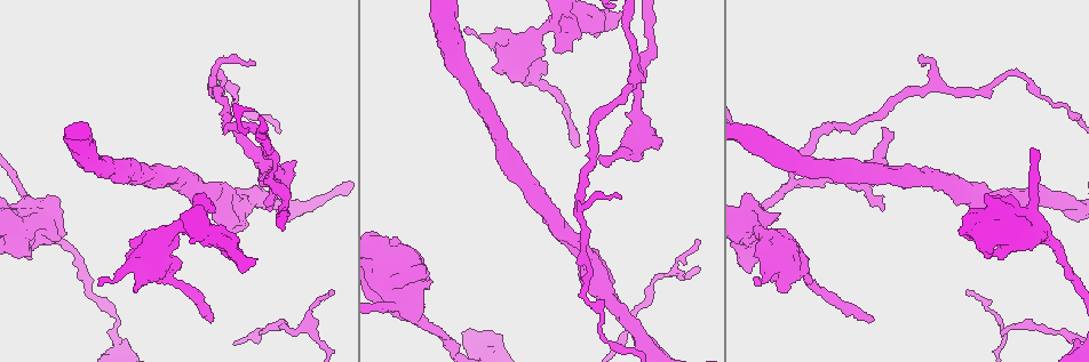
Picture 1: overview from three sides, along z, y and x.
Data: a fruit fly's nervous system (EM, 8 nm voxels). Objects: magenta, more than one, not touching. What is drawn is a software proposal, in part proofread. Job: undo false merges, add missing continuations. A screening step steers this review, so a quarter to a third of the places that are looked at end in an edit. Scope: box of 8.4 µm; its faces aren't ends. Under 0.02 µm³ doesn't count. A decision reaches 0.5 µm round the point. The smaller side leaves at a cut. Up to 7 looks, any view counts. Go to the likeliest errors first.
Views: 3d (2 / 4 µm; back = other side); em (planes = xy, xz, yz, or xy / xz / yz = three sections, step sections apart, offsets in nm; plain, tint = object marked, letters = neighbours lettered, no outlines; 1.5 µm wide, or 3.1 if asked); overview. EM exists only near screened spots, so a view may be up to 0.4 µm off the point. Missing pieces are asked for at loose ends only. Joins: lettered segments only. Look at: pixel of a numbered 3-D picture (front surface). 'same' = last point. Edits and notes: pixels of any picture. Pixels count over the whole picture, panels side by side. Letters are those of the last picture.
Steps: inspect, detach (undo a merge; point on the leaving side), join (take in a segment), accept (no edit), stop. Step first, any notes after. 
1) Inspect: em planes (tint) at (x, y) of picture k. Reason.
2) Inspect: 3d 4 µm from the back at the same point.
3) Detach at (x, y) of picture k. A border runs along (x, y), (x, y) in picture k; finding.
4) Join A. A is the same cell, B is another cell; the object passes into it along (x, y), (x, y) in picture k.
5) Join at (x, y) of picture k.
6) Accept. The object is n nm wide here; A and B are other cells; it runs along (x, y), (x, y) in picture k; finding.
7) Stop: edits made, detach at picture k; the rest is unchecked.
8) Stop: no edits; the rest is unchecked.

Inspect: em xz step 8 (tint) at (273, 181) of picture 1. Narrows sharply.

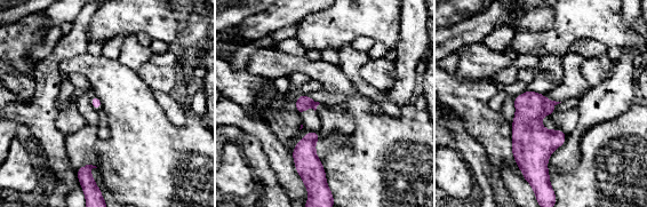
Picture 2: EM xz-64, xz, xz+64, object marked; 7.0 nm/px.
Inspect: em planes (letters) at the same point.

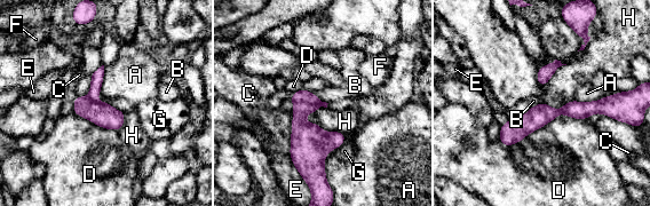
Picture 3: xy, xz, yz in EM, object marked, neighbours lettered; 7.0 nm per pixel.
Detach at (97, 77) of picture 3. A, B, C, D, E, F, G and H are other cells; a border runs along (88, 96), (95, 101) in picture 3; two neurons meet here.

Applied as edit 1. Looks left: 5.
Inspect: em planes (tint) at (576, 145) of picture 1. Free end.

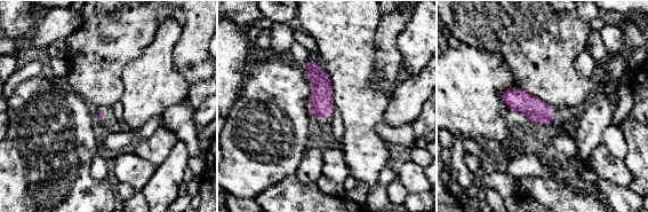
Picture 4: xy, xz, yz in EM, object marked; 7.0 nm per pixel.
Inspect: em planes (letters) at the same point. See the neighbours.

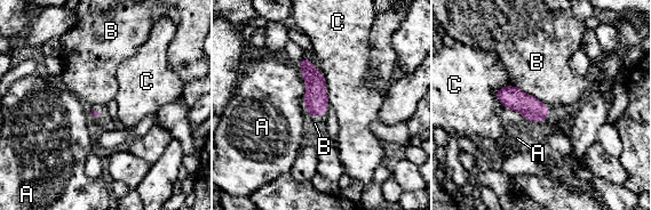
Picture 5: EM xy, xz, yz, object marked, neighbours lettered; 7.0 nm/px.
Accept. The longest contact is with A, 380 nm; A, B and C are other cells; a border runs along (514, 85), (541, 101), (549, 108) in picture 5; no lettered segment goes on from it.

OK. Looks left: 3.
Inspect: 3d 2 µm at (569, 17) of picture 1. Free end.

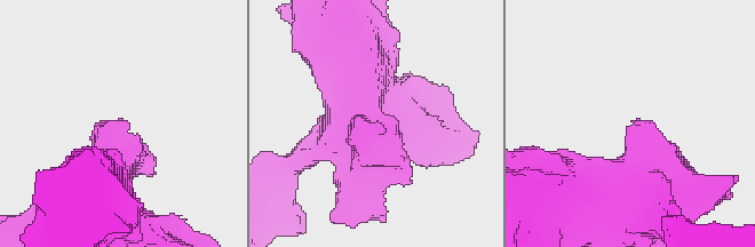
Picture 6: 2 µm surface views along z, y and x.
Inspect: em xz step 4 (letters) at (377, 125) of picture 6.

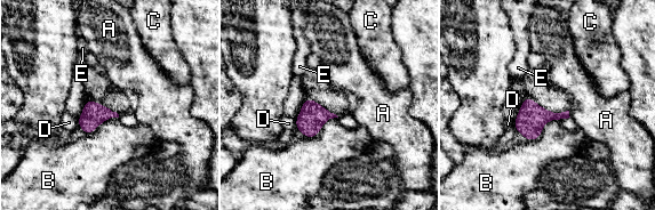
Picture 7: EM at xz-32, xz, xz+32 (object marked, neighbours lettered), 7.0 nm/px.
Inspect: em planes (letters) at the same point. Cut it another way.

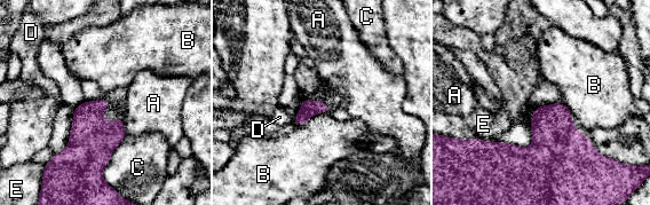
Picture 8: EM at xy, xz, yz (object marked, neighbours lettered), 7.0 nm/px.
Accept. A, B, C, D and E are other cells; a border runs along (329, 111), (315, 113), (296, 126) in picture 8; no lettered segment goes on from it.

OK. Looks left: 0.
Stop: edits made, detach at picture 3; the rest is unchecked.

